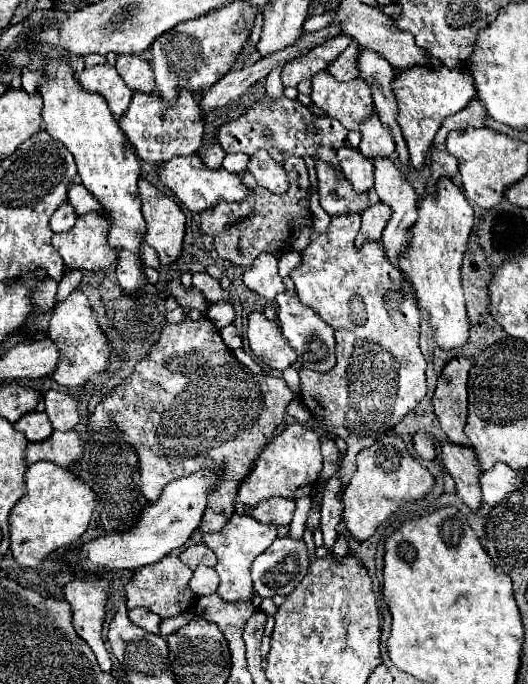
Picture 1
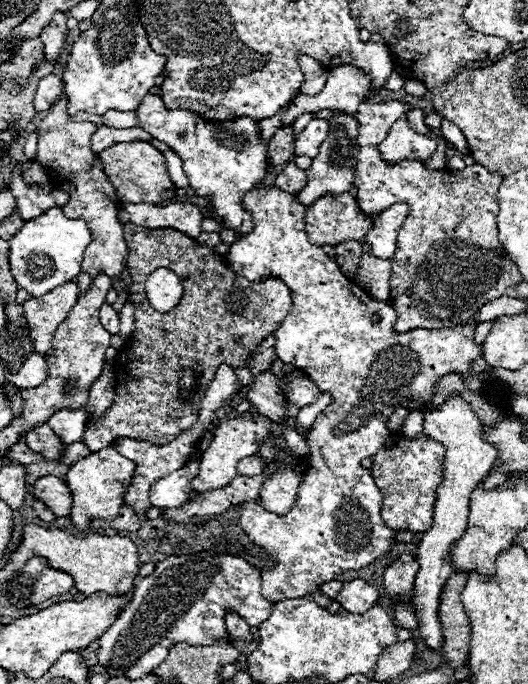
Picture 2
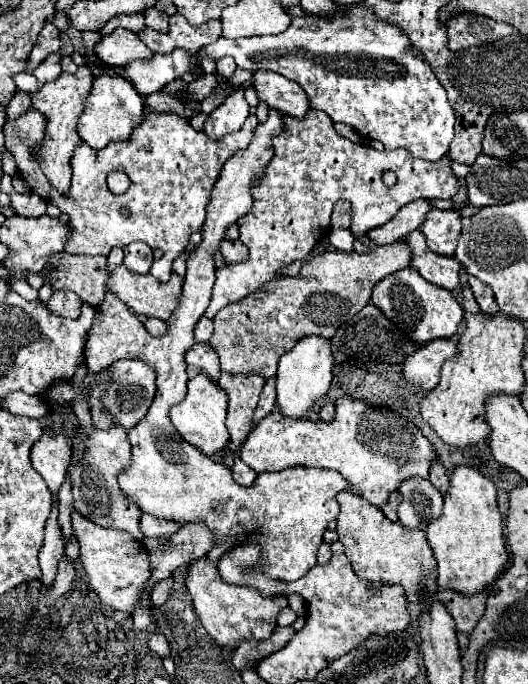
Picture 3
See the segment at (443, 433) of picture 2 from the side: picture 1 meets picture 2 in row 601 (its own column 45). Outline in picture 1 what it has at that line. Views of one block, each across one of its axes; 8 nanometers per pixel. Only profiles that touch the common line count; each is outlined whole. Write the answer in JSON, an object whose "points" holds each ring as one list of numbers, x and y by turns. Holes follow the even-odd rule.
{"points":[[28,412,24,414,16,424,14,424,16,430,20,430,30,442,42,442,46,440,54,430,52,430,52,424,48,422,48,416,44,412]]}

